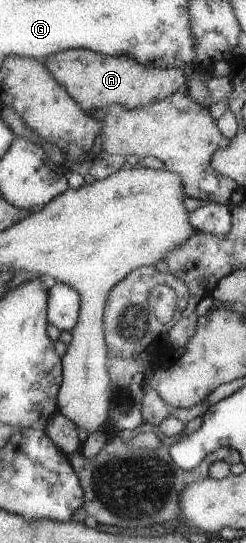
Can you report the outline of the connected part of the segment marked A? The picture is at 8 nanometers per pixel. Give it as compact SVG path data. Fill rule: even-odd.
M85 48L59 52L45 63L85 111L113 104L130 110L145 107L168 98L185 85L185 73L182 69L147 67L132 57L111 57L93 50L85 51Z

